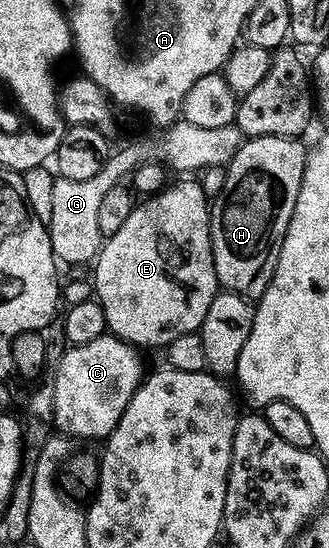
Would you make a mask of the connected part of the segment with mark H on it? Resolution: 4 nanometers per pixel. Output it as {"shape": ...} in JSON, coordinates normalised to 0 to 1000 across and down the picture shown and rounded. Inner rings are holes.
{"shape":[[[766,248],[742,254],[733,268],[714,276],[714,286],[687,301],[690,323],[635,372],[641,454],[669,527],[748,544],[784,544],[818,522],[866,427],[878,420],[878,405],[891,398],[891,376],[903,376],[903,354],[915,354],[915,332],[927,325],[939,270],[921,259],[878,248]]]}

